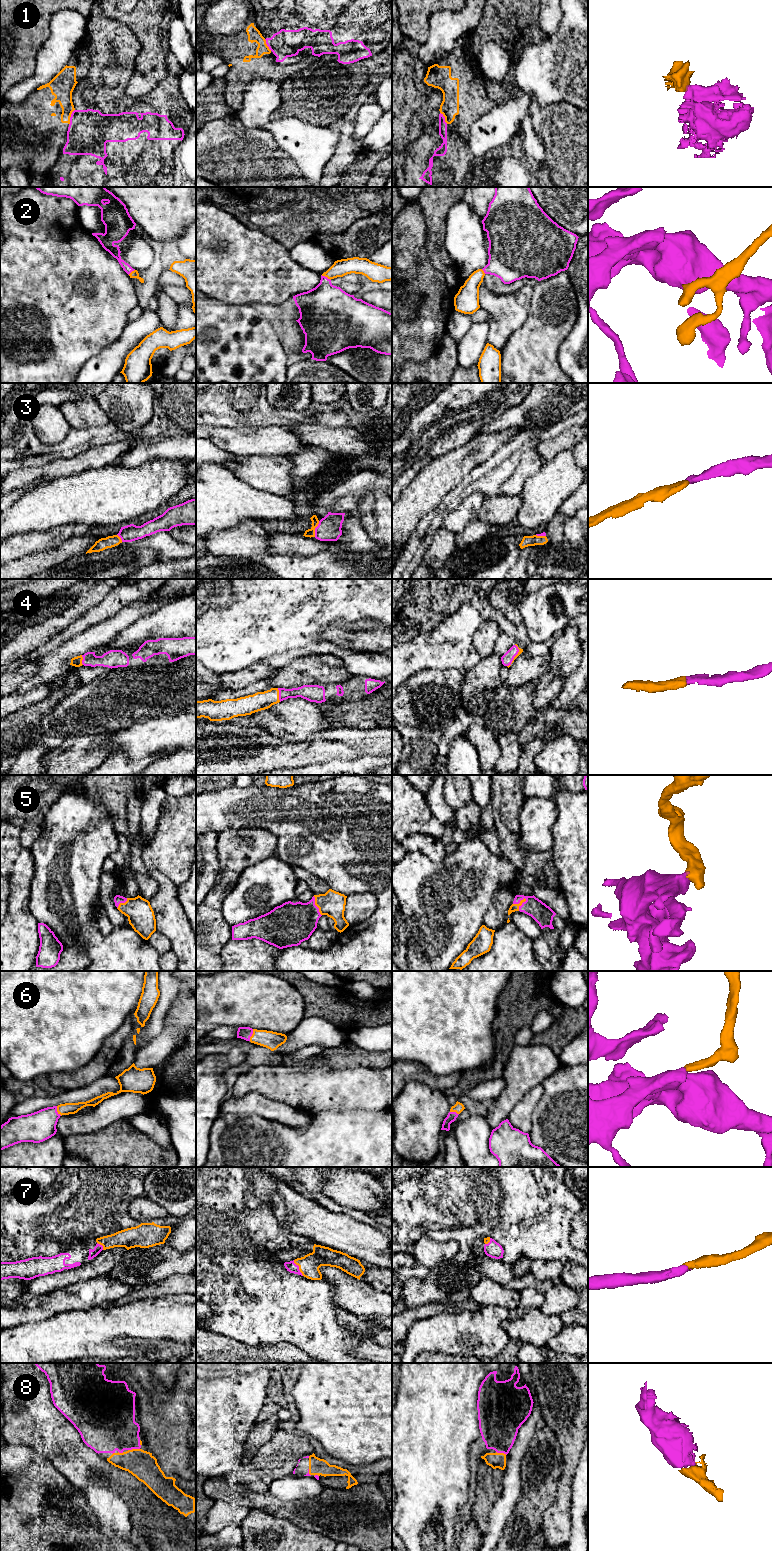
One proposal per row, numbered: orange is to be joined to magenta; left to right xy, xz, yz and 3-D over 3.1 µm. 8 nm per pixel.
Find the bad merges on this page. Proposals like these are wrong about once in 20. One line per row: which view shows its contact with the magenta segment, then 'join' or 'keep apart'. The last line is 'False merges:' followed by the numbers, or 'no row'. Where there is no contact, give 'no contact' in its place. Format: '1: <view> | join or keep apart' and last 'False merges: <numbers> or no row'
1: xy | keep apart
2: xz | join
3: xz | join
4: xz | join
5: yz | join
6: xz | join
7: xz | join
8: xy | join
False merges: 1

